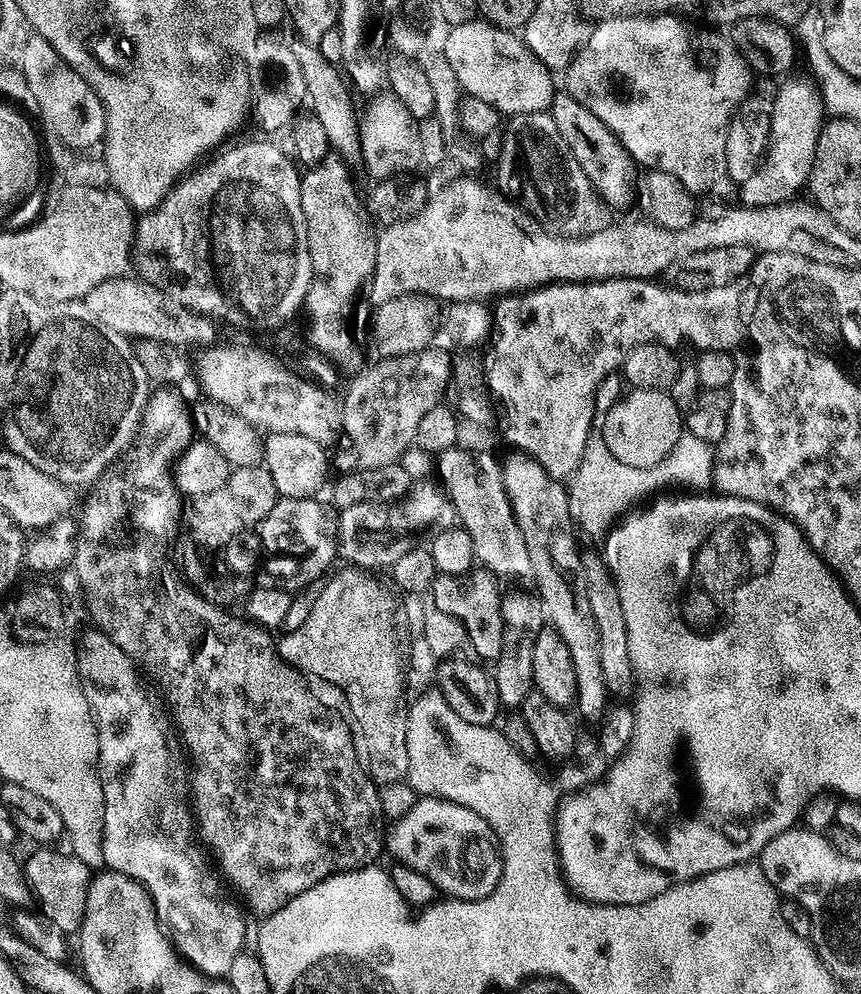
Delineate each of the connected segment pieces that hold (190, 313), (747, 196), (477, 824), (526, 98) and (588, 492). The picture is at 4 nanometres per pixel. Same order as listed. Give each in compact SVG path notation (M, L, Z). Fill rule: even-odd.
M131 275L119 276L102 282L86 297L86 303L92 313L106 326L118 330L118 334L131 338L136 342L155 340L157 344L200 344L212 346L217 343L217 321L210 316L203 316L201 312L190 310L182 306L170 294L146 280L133 278Z
M804 80L781 83L772 102L772 125L768 131L766 153L760 169L739 185L739 203L746 208L762 208L785 204L805 191L814 166L820 129L826 123L824 101L815 87Z
M432 794L425 800L424 797L417 799L414 810L391 825L386 836L386 848L396 855L395 859L399 863L410 866L410 870L418 870L418 874L426 874L426 878L434 882L437 893L453 900L477 900L488 896L496 889L504 874L498 840L490 825L474 814L474 810L449 800L441 800Z
M483 18L453 24L447 31L448 37L442 43L442 51L467 95L490 102L490 106L508 118L551 109L553 73L538 62L538 58L534 58L532 51L515 31L490 24Z
M687 431L681 435L680 441L674 446L674 450L670 450L667 458L653 468L635 468L626 466L626 462L618 462L618 458L614 458L614 454L606 450L603 438L593 434L588 437L588 445L586 450L582 450L578 466L566 481L570 518L581 533L584 531L588 536L603 537L617 517L629 507L627 504L635 496L650 491L658 484L668 484L671 480L677 480L680 484L693 484L696 487L693 489L696 490L707 489L704 487L712 484L712 471L715 465L715 447L702 442L702 438L694 438L694 434Z

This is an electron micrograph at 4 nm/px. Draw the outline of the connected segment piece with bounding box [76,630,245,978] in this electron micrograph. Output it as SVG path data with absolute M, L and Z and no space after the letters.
M91 631L78 646L76 669L80 675L82 694L86 694L86 702L92 707L92 717L96 720L98 771L104 799L104 864L111 871L137 880L147 890L152 908L156 911L156 919L166 929L177 953L187 963L205 976L227 977L230 962L234 962L234 958L245 947L244 916L240 913L241 905L235 899L232 901L224 896L220 889L221 877L213 865L213 869L208 865L209 857L198 839L194 812L190 807L190 780L186 775L186 760L182 755L178 733L169 713L156 705L155 698L140 681L142 673L128 657L126 650L122 650L122 646L114 646L104 632Z

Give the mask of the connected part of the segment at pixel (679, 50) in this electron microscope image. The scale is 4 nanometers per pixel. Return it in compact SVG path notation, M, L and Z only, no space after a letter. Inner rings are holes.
M657 14L655 16L619 16L609 20L601 20L588 33L588 40L578 50L578 54L572 59L572 64L566 70L568 84L566 91L572 95L590 114L594 114L602 121L611 132L618 138L618 142L632 156L633 161L641 169L654 171L665 171L672 174L682 182L686 190L693 194L708 192L721 179L727 177L726 170L726 138L732 125L732 117L736 115L738 106L753 91L754 73L748 63L741 58L738 50L733 46L732 41L720 36L719 31L708 26L697 26L687 19L676 14Z

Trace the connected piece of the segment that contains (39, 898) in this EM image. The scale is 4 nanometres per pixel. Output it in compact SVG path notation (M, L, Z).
M40 846L28 856L28 861L23 861L24 878L28 889L32 892L35 903L40 903L38 912L41 917L52 927L65 934L79 933L82 918L86 914L86 894L92 881L93 869L86 866L71 851L55 852L52 846Z

